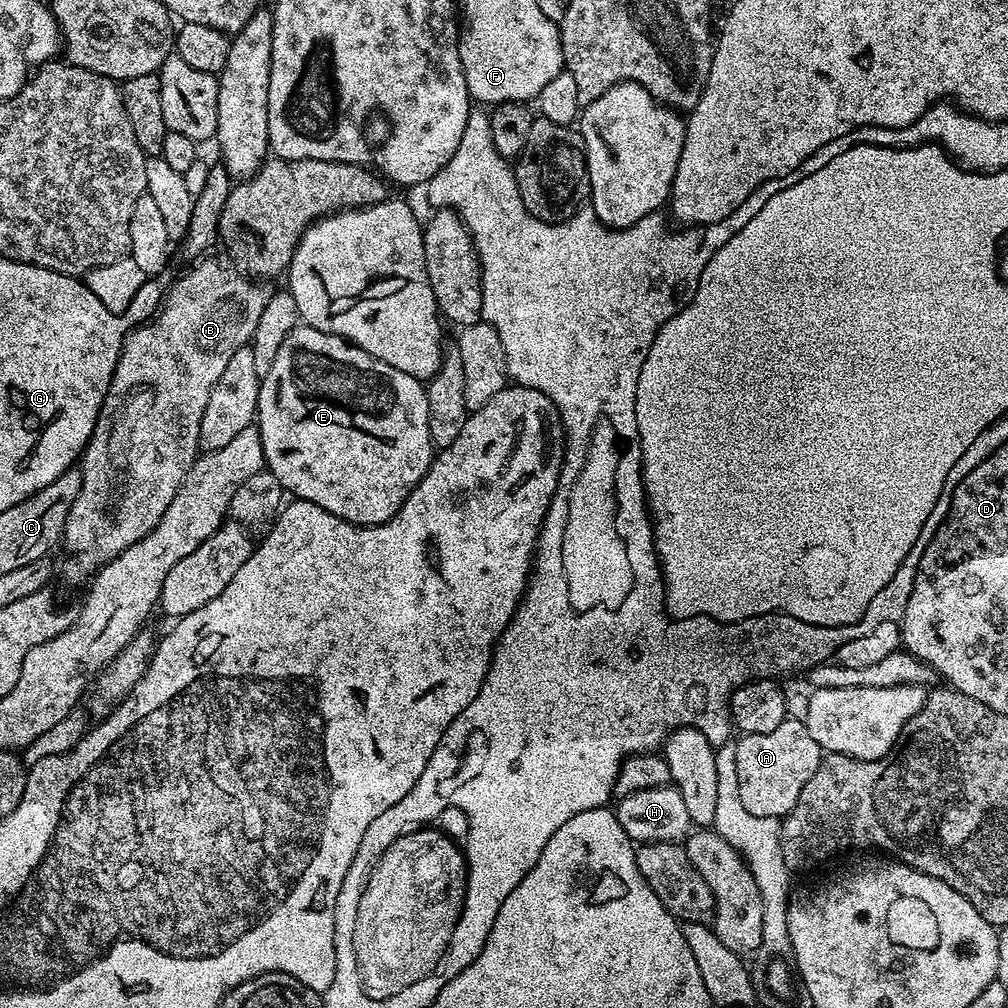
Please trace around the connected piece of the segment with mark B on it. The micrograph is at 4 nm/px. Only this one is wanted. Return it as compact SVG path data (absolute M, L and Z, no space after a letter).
M204 258L199 261L172 289L168 292L168 297L164 300L164 309L153 318L149 324L144 324L141 328L136 328L132 333L125 335L122 340L120 357L116 363L116 369L112 375L112 381L108 387L106 398L100 407L100 413L96 419L94 430L90 434L88 444L78 461L78 467L82 474L82 490L78 490L78 498L74 498L74 506L70 506L70 514L66 518L64 535L62 537L62 548L68 551L68 561L64 564L64 576L68 580L84 580L100 571L104 565L110 563L115 556L122 554L134 542L146 538L158 526L162 514L166 514L166 506L178 494L178 486L184 481L184 476L188 473L188 467L196 461L200 446L200 427L202 426L202 414L206 414L206 402L210 402L210 394L218 382L218 377L222 370L226 370L226 365L230 362L230 357L234 355L234 350L245 347L251 341L254 330L258 326L258 318L262 318L262 310L266 306L269 293L263 292L259 288L255 279L249 278L239 267L231 263L223 264L220 260L208 260Z

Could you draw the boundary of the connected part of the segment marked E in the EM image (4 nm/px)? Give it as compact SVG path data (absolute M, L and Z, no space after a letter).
M307 326L296 327L286 338L286 342L278 346L278 355L275 356L274 363L260 381L254 424L260 430L267 471L272 472L274 478L278 478L285 493L306 502L314 502L314 506L322 506L322 510L330 510L330 514L349 520L352 524L371 526L389 520L404 505L404 499L408 497L414 485L430 470L434 459L434 449L430 438L428 393L425 385L419 380L410 378L410 374L402 374L402 370L394 370L394 366L386 366L386 362L366 354L355 344L349 344L348 341L343 340L341 336L326 334L322 330L314 330Z

